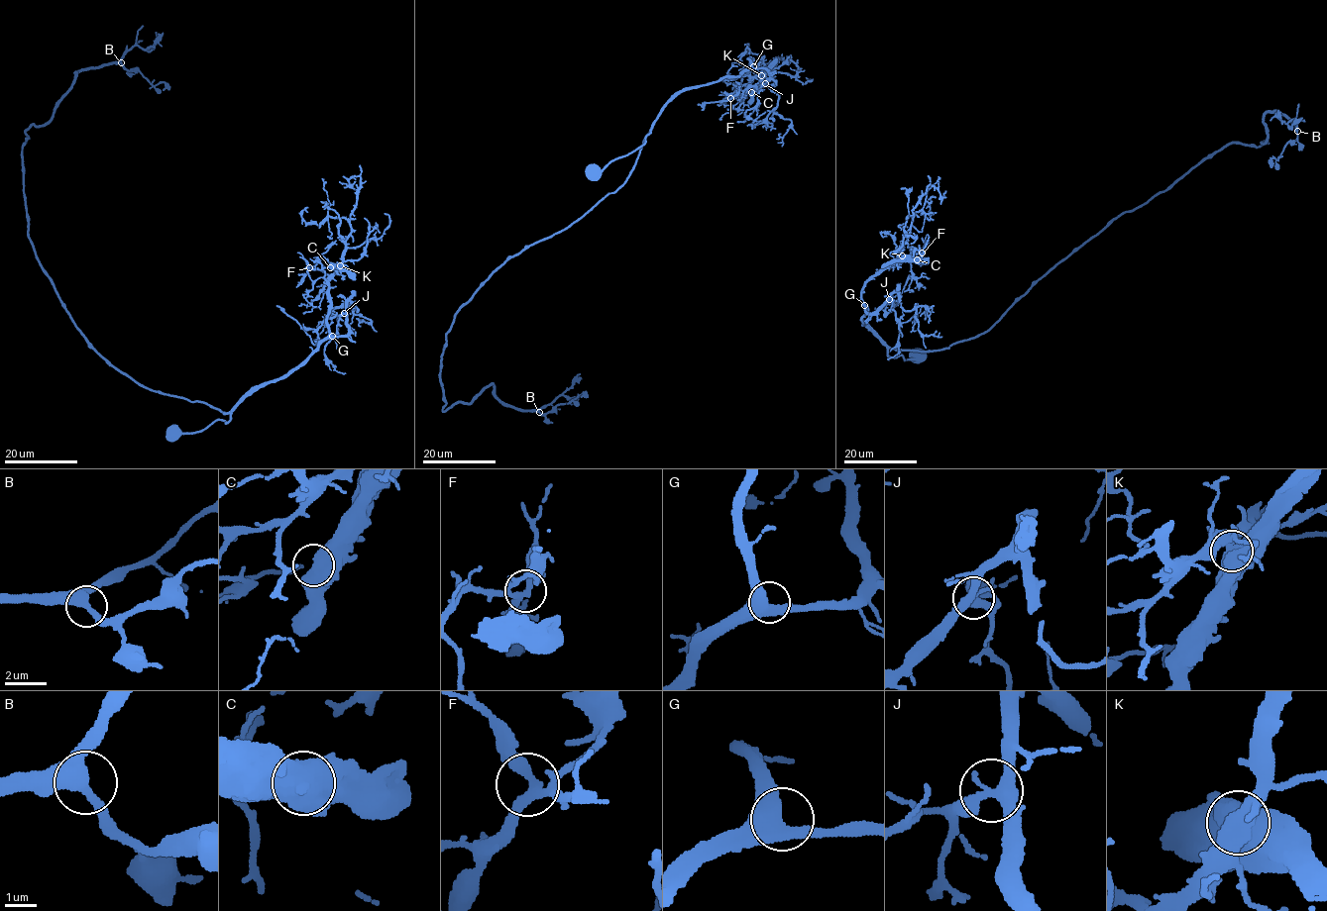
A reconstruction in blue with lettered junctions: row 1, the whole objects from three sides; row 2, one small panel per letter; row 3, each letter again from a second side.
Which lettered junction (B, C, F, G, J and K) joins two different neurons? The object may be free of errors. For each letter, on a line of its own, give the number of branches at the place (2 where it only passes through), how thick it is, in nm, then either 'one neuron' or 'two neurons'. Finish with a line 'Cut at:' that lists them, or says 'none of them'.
B: 3 branches meet; 380 nm thick; one neuron
C: 2 branches meet; 800 nm thick; one neuron
F: 3 branches meet; 320 nm thick; one neuron
G: 3 branches meet; 480 nm thick; one neuron
J: 3 branches meet; 320 nm thick; one neuron
K: 3 branches meet; 650 nm thick; two neurons
Cut at: K

